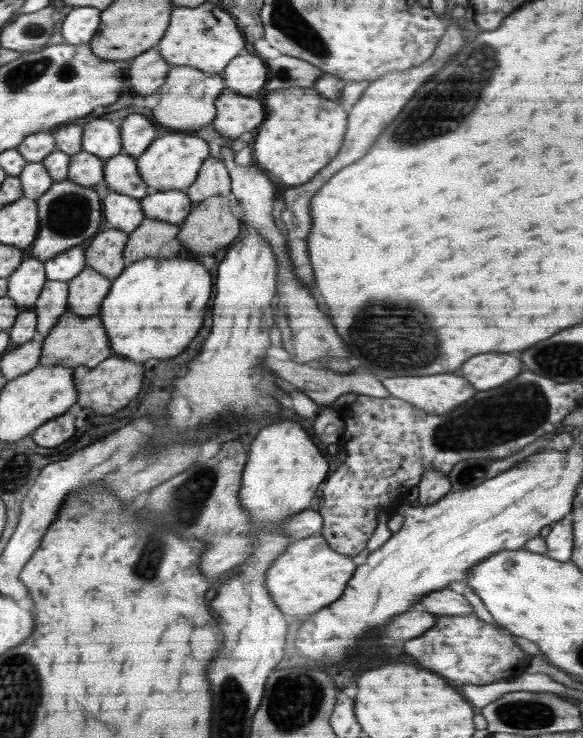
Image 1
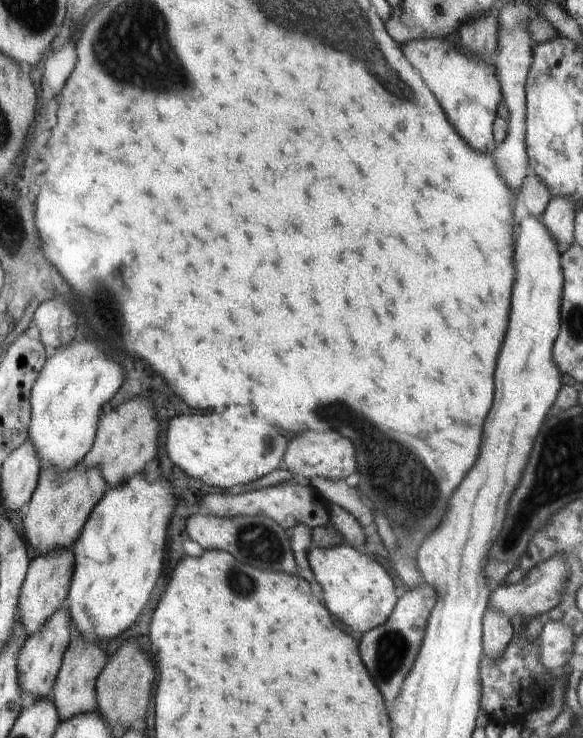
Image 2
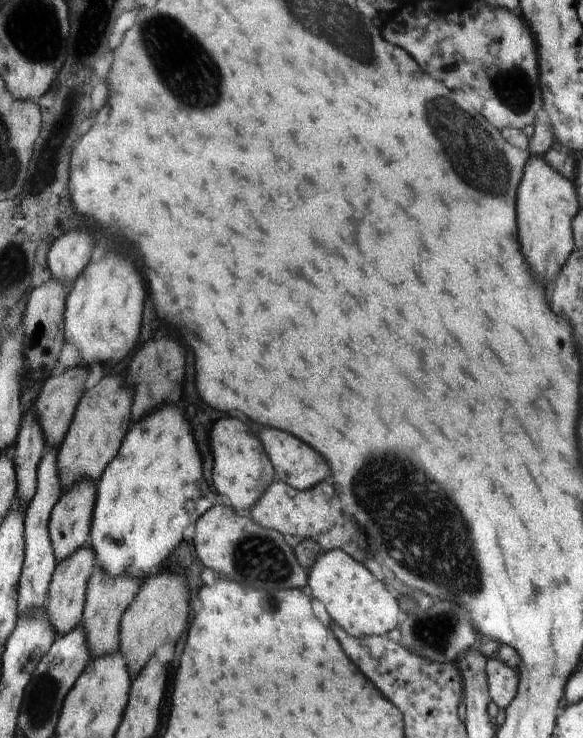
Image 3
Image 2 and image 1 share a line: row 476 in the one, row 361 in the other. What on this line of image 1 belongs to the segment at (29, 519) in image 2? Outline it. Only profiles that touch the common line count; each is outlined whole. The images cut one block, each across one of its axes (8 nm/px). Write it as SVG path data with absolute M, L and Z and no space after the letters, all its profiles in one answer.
M67 310L50 329L49 335L43 340L39 364L42 366L69 365L70 368L74 369L78 365L94 368L111 356L110 342L108 342L108 336L104 332L101 317L98 314L94 316L78 316Z

